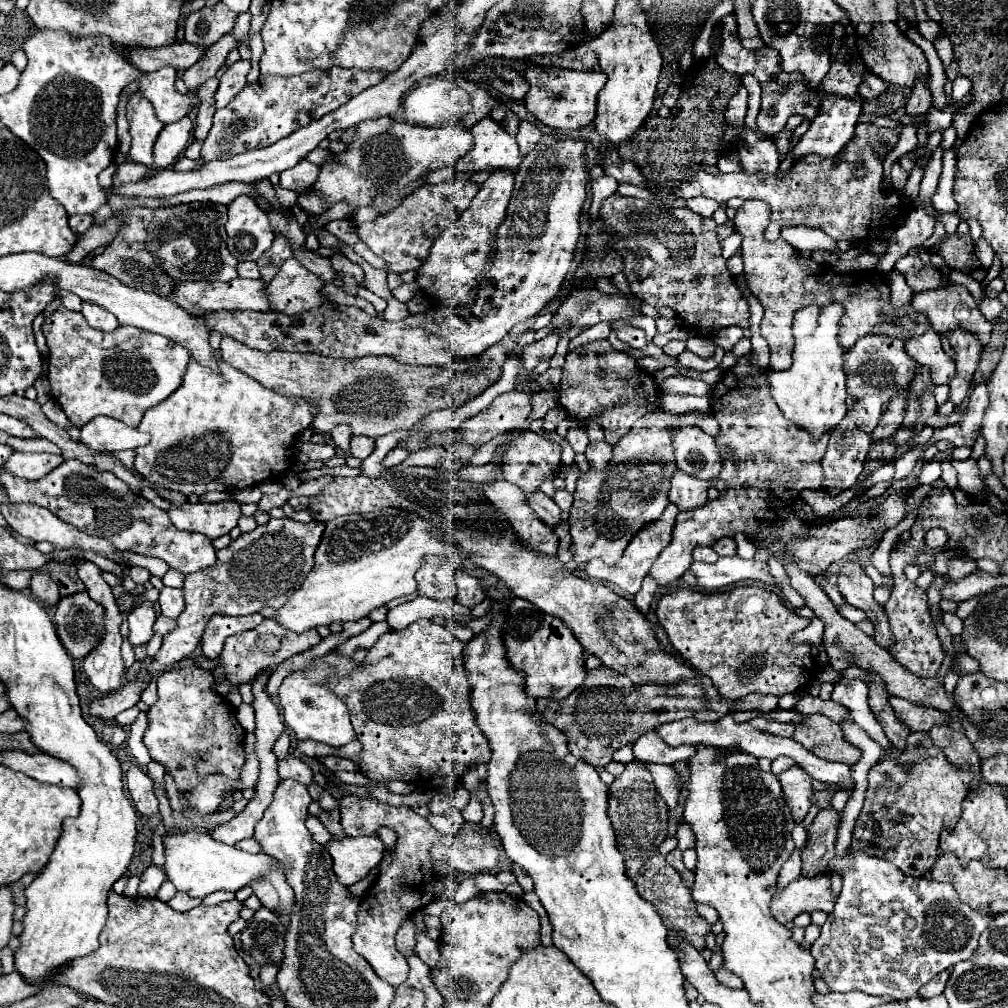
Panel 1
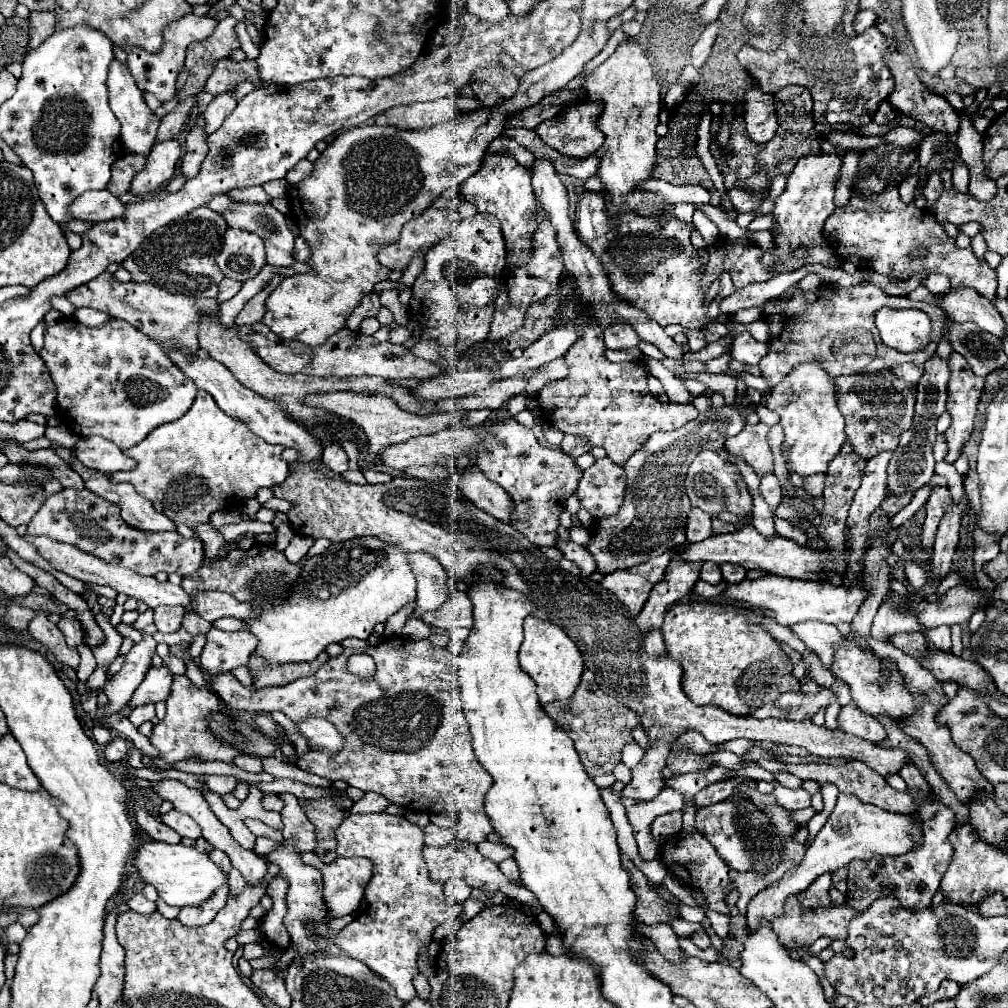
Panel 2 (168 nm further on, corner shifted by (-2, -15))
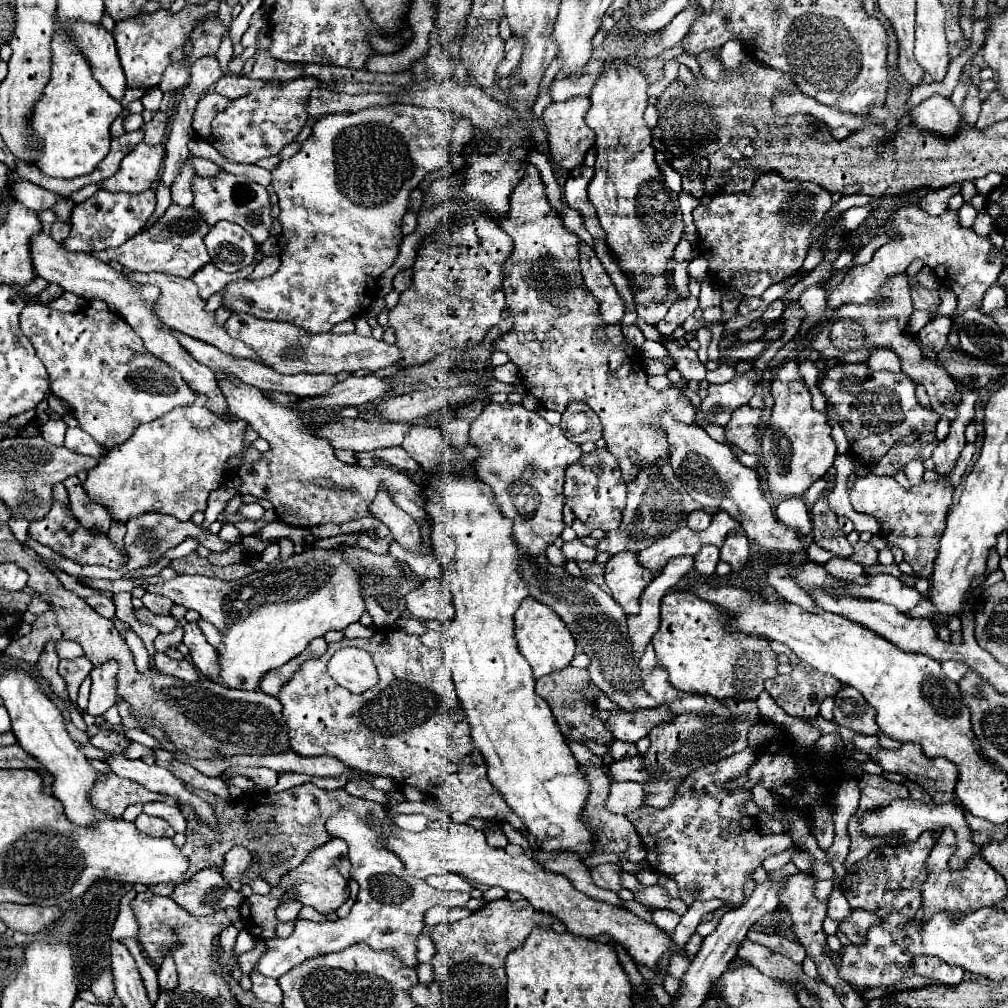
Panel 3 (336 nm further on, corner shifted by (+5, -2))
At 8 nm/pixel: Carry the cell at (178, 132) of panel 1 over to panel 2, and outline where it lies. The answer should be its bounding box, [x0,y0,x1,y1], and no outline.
[132,140,182,194]

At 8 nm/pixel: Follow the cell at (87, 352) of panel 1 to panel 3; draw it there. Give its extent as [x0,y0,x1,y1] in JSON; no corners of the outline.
[19,305,195,449]

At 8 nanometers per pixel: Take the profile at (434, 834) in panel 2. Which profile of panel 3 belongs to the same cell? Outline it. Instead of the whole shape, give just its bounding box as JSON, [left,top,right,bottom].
[395,813,429,831]

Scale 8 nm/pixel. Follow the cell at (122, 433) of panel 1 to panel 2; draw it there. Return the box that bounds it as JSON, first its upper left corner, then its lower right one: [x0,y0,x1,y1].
[74,436,134,474]

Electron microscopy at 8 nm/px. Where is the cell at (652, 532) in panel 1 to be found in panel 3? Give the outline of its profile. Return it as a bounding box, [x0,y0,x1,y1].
[605,551,655,615]

